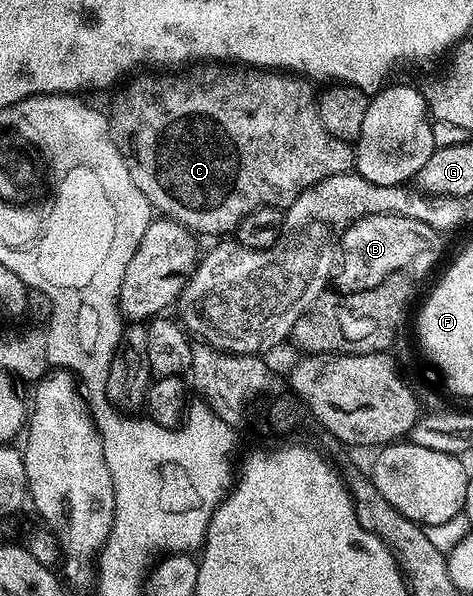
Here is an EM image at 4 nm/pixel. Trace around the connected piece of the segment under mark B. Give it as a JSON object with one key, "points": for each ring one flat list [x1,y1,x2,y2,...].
{"points":[[393,213,367,214,352,221,341,238,341,260,333,281,338,292,356,293,377,287,389,275,410,270,414,261,423,269,431,269,443,253,444,238,429,223]]}

